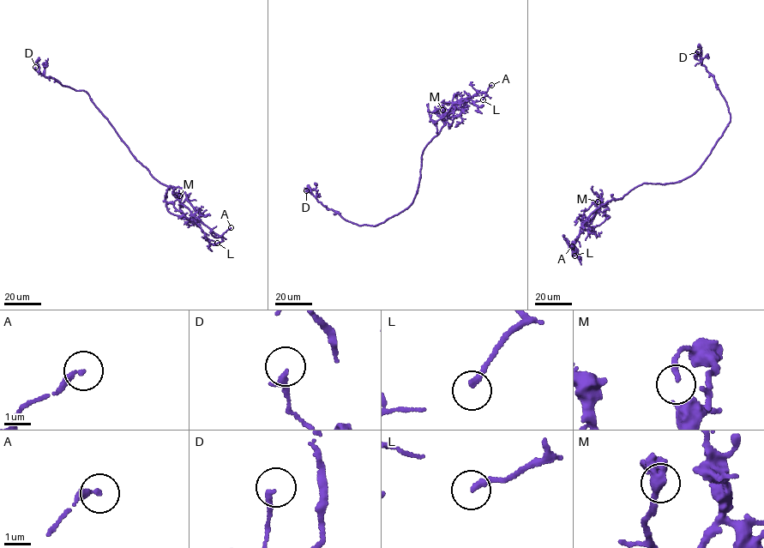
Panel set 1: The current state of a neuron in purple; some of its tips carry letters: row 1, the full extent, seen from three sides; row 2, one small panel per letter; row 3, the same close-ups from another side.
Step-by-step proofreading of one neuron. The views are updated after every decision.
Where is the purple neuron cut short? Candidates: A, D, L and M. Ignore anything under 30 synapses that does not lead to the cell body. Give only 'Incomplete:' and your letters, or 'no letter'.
Incomplete: L

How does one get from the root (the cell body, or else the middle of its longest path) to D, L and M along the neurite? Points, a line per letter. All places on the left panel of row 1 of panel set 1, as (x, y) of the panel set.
D: (139, 162), (87, 93), (45, 76), (35, 67)
L: (139, 162), (160, 183), (182, 188), (199, 213), (198, 219), (222, 238), (217, 243)
M: (139, 162), (160, 183), (182, 188), (199, 213), (197, 218), (181, 202), (182, 195), (179, 195)

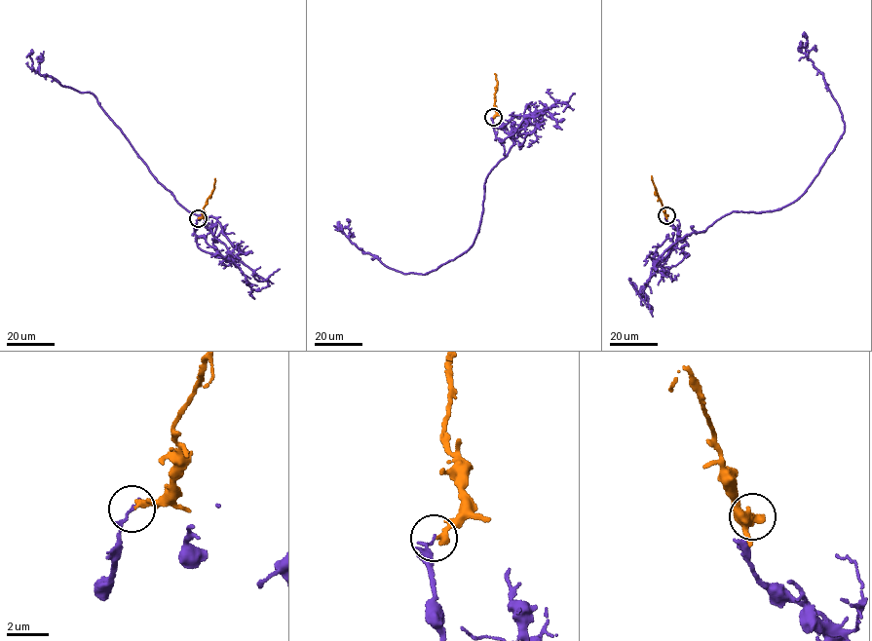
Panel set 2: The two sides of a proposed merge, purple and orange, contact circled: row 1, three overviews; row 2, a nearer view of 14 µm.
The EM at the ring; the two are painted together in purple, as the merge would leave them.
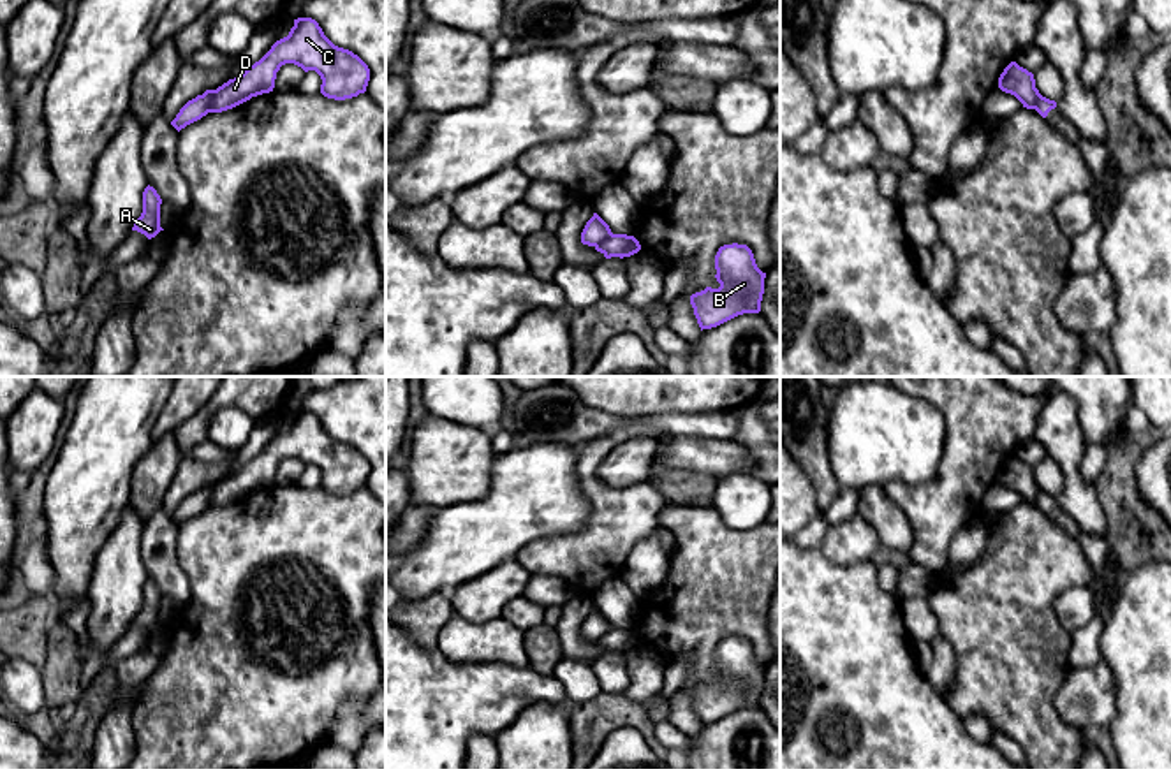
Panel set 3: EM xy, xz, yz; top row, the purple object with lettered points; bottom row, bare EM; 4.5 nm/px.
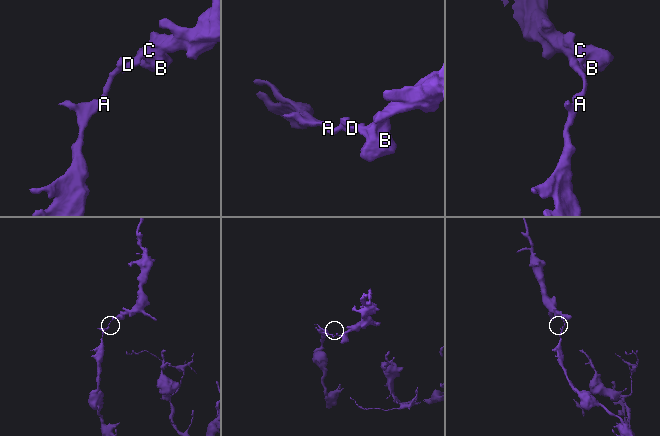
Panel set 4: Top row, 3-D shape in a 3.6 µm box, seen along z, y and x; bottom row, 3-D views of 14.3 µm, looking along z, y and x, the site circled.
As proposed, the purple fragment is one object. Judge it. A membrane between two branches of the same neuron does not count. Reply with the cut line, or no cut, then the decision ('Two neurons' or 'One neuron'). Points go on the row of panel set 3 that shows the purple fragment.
Split along xy (215, 90), (208, 111). Two neurons

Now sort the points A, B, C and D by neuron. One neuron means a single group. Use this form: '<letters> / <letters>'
A / B C D

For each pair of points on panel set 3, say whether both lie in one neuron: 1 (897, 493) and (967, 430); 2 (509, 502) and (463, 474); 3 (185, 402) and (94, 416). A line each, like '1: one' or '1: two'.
1: one
2: two
3: two

